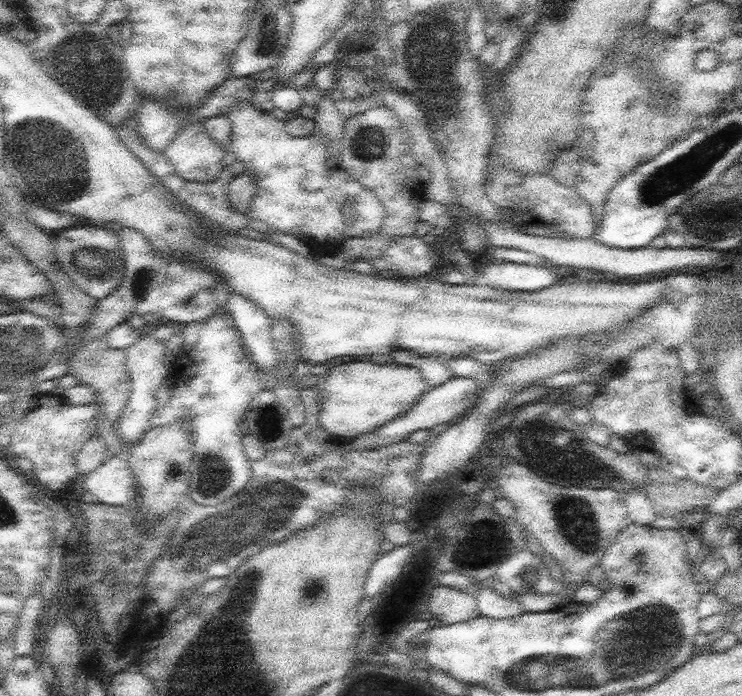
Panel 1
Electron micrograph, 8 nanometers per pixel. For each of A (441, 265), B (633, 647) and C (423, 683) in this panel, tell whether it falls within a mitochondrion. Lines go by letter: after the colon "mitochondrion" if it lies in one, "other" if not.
A: other
B: mitochondrion
C: other

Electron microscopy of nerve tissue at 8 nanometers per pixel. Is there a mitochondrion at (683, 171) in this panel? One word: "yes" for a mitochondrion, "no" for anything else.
yes

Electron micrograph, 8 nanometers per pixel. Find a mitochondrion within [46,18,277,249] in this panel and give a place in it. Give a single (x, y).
(84, 61)

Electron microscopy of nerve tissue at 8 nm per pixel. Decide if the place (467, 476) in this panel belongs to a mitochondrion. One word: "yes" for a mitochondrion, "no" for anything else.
no

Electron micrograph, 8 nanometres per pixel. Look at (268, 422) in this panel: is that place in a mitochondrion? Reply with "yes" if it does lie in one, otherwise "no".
yes

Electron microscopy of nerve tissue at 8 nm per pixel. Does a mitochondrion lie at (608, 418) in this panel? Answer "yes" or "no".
no

